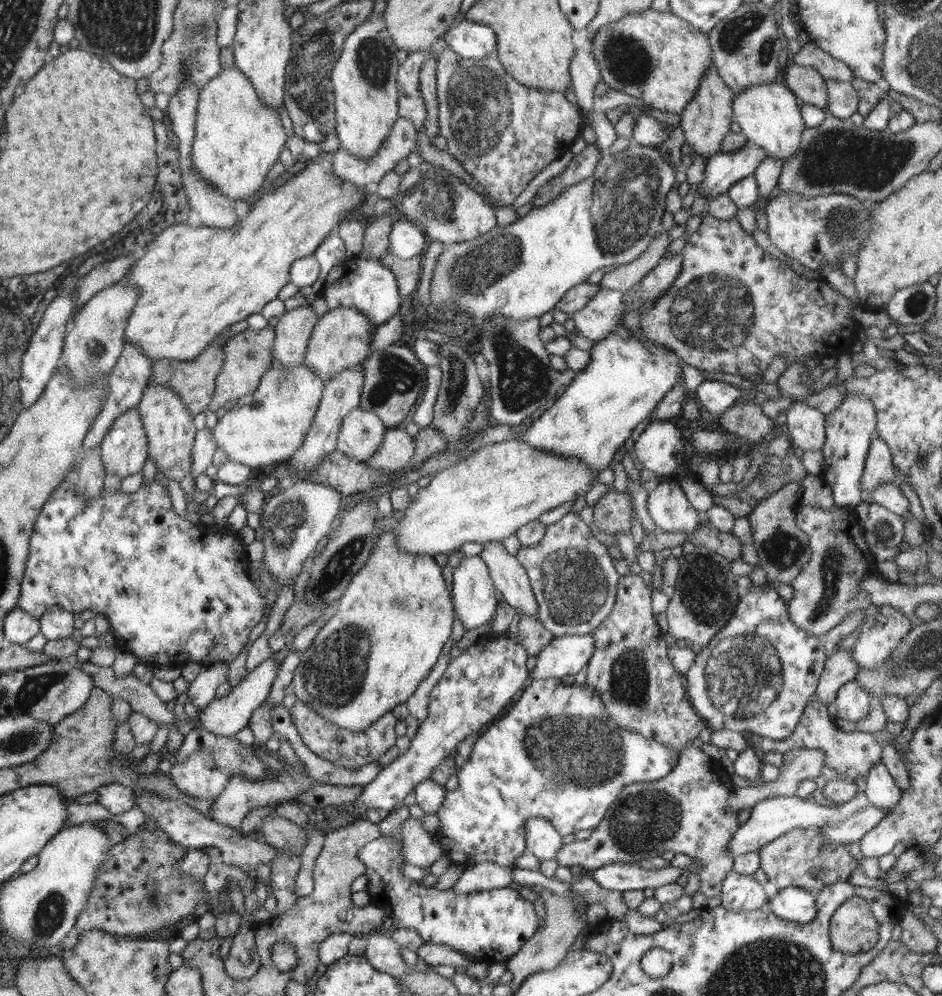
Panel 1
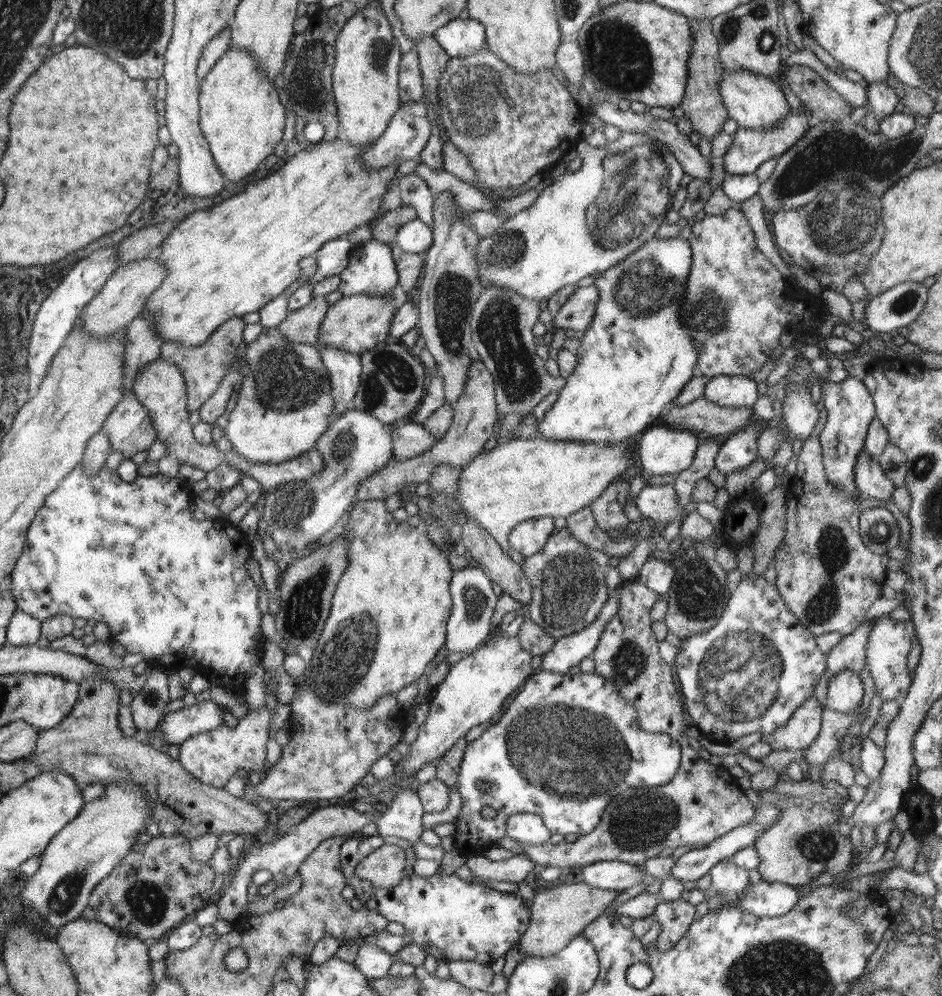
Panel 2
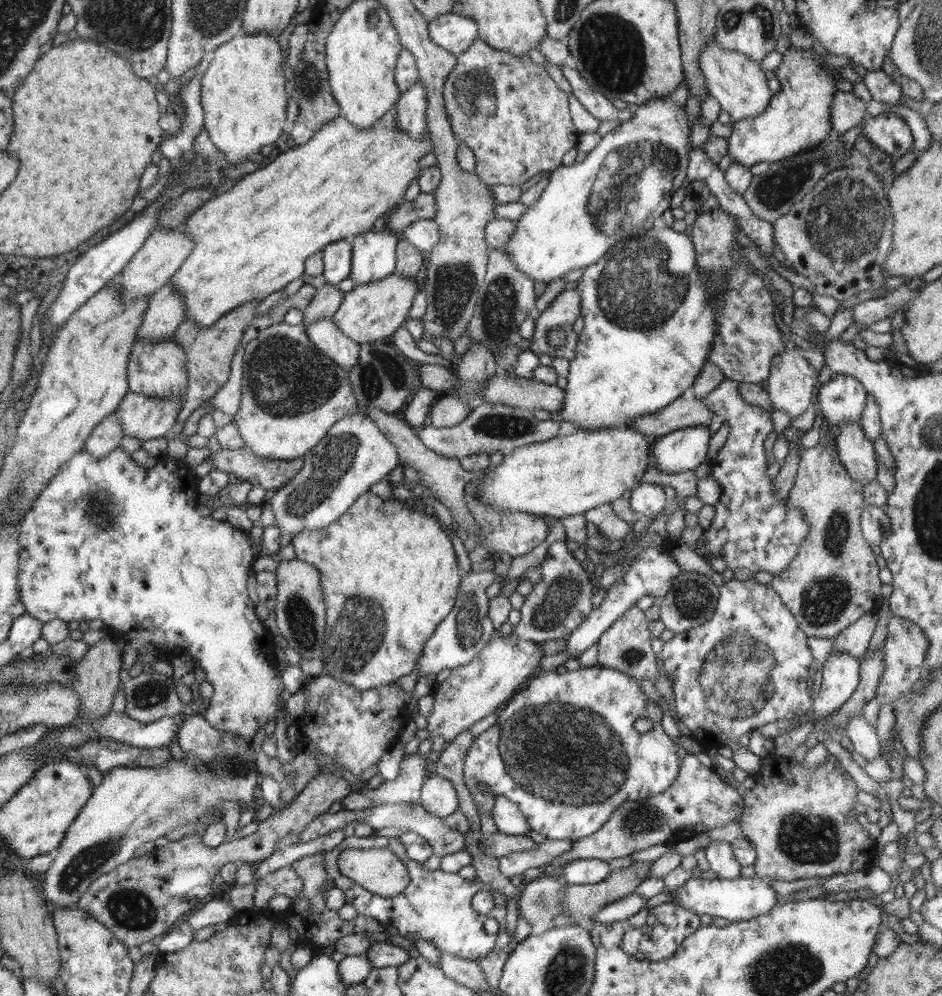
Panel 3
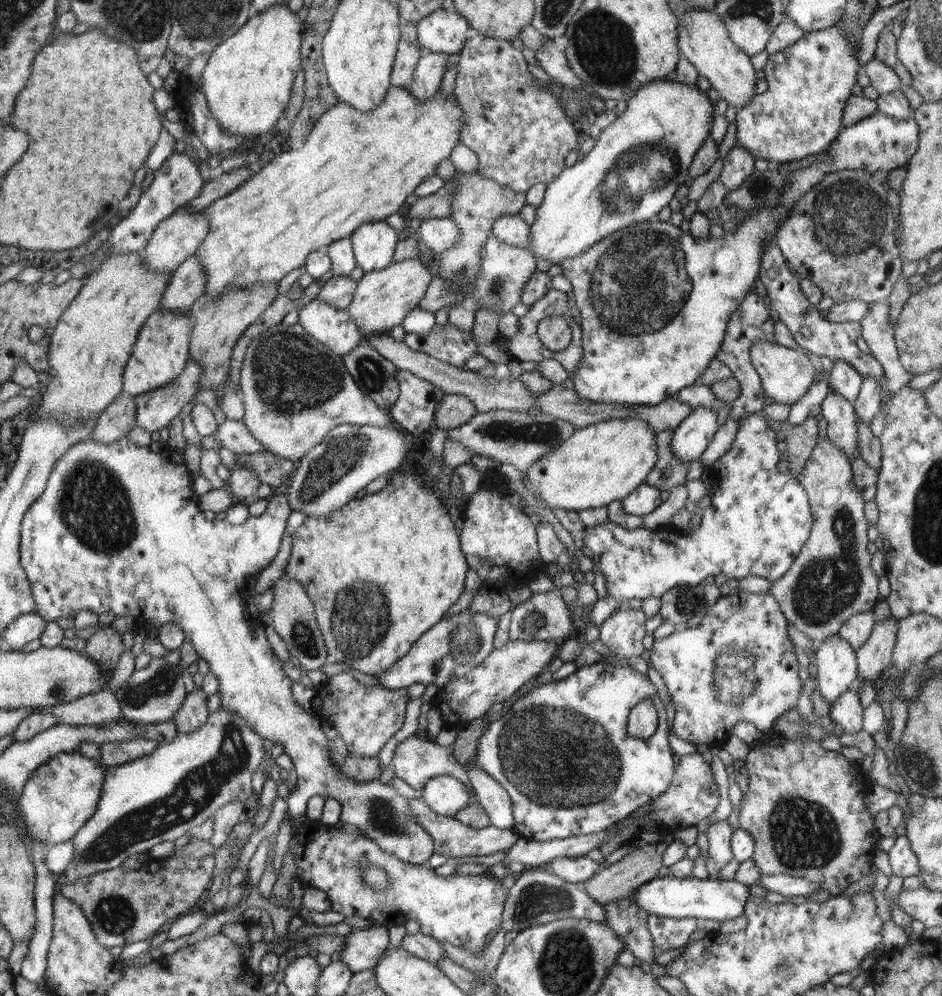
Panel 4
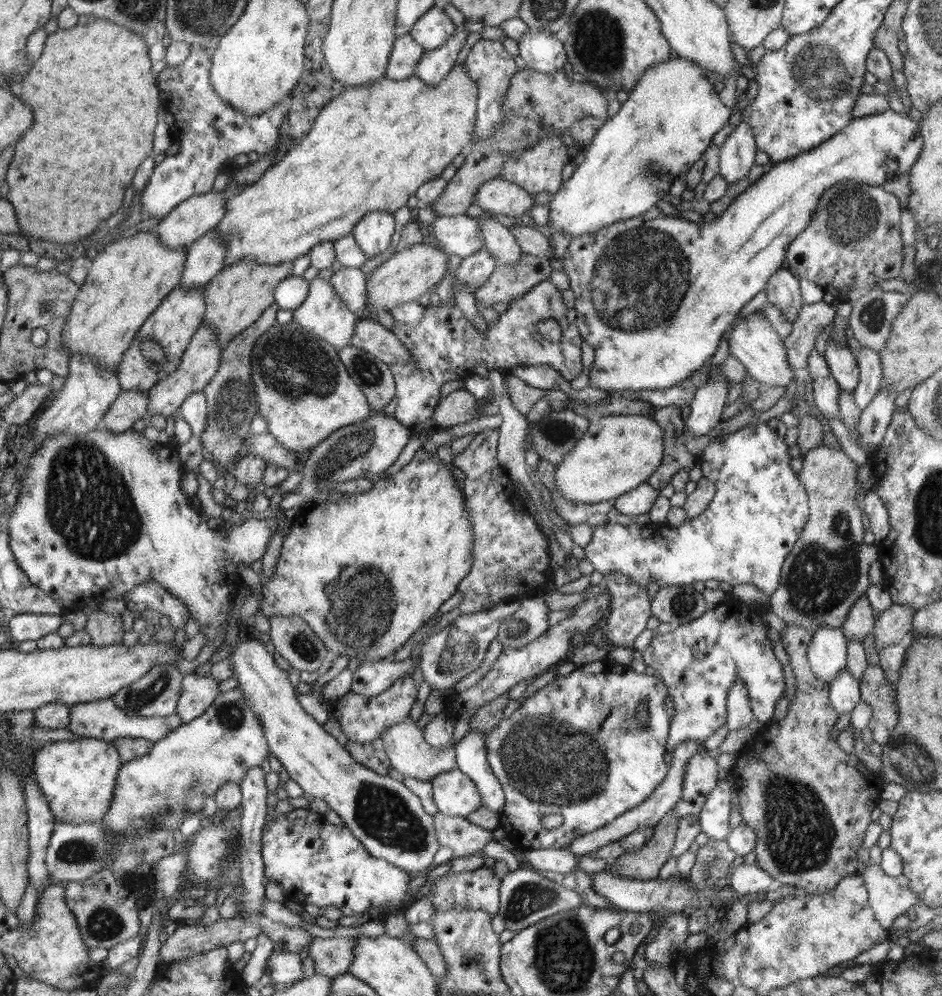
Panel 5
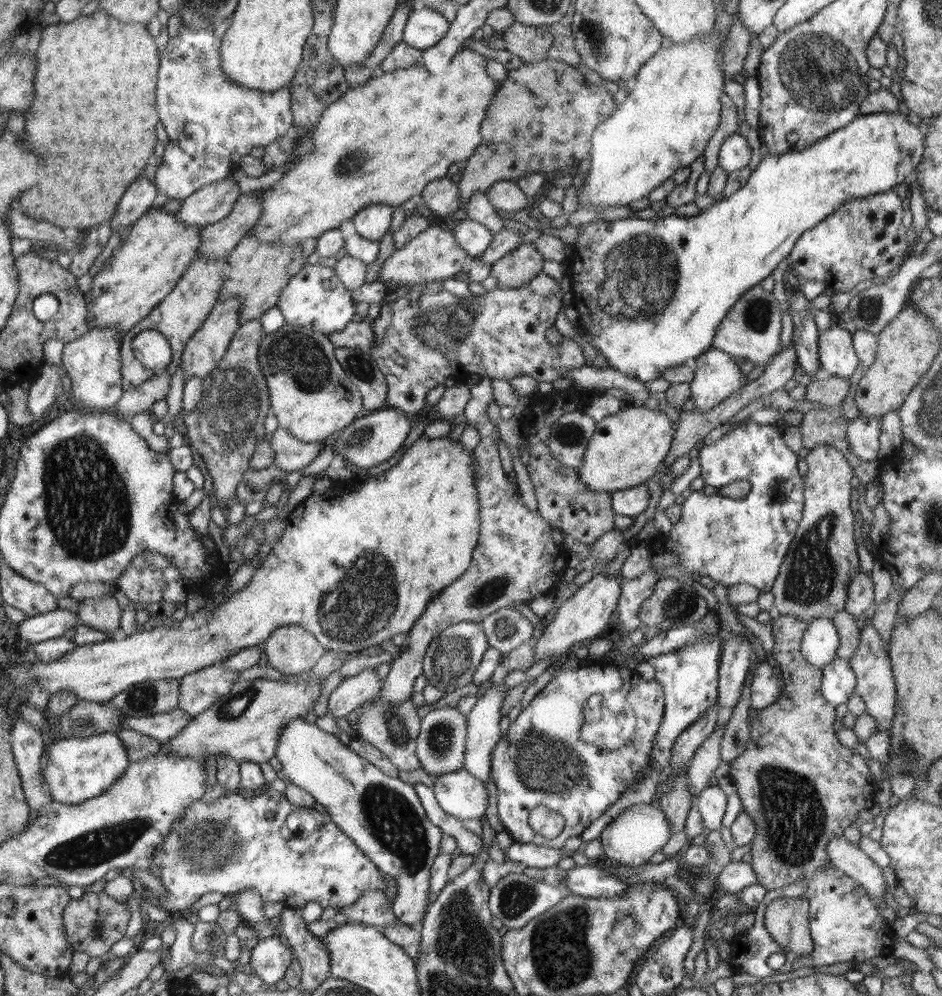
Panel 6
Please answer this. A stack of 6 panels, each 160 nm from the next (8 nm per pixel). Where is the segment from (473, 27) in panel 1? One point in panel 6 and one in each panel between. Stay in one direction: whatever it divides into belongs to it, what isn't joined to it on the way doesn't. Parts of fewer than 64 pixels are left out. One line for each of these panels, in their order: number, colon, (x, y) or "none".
2: (458, 38)
3: (453, 32)
4: (442, 31)
5: (434, 28)
6: (424, 28)

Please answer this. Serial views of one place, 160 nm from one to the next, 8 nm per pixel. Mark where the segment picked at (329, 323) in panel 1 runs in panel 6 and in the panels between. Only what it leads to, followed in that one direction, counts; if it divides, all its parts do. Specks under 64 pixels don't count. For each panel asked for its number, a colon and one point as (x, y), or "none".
2: (356, 324)
3: (371, 312)
4: (382, 299)
5: (405, 276)
6: (434, 255)

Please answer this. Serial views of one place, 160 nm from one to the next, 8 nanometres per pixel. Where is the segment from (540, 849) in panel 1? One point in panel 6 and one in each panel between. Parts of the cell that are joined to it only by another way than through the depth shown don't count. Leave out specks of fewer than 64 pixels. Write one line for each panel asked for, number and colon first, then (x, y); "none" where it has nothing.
2: (526, 828)
3: (509, 819)
4: (494, 799)
5: (471, 760)
6: (483, 733)

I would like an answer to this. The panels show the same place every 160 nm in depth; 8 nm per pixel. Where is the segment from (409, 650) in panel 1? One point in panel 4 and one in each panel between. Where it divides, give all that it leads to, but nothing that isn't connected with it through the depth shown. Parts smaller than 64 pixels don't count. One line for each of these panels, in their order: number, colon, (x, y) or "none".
2: (388, 618)
3: (389, 576)
4: (380, 571)

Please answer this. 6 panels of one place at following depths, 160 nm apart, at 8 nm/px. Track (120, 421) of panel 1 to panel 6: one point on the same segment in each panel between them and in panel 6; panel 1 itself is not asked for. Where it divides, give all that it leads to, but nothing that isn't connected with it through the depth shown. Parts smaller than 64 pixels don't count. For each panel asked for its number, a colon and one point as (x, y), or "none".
2: (130, 428)
3: (144, 417)
4: (155, 409)
5: (200, 362)
6: (209, 344)

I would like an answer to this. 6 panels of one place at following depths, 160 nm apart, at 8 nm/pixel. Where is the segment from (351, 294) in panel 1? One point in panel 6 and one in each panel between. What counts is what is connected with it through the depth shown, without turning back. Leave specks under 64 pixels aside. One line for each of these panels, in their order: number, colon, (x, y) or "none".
2: (371, 271)
3: (373, 253)
4: (374, 243)
5: (373, 232)
6: (372, 222)

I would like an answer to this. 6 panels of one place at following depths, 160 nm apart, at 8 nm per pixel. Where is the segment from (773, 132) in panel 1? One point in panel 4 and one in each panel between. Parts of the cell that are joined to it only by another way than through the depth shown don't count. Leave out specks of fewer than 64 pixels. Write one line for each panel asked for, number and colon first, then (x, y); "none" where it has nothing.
2: (754, 101)
3: (739, 84)
4: (701, 37)

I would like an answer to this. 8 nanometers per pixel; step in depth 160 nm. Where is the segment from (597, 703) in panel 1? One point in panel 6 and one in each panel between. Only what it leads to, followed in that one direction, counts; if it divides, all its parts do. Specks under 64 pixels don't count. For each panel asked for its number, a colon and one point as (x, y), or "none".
2: (567, 744)
3: (564, 750)
4: (562, 752)
5: (544, 757)
6: (541, 761)

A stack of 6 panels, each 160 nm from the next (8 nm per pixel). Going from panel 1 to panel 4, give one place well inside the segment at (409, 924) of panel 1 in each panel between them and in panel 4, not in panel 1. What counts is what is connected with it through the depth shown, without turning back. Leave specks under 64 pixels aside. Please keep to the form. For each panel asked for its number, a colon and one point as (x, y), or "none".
2: (470, 921)
3: (436, 906)
4: (466, 911)

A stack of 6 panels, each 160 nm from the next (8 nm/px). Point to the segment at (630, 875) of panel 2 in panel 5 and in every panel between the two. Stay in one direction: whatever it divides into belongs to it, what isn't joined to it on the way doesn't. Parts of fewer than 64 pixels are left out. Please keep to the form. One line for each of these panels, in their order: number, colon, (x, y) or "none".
3: (582, 871)
4: (578, 870)
5: (554, 860)

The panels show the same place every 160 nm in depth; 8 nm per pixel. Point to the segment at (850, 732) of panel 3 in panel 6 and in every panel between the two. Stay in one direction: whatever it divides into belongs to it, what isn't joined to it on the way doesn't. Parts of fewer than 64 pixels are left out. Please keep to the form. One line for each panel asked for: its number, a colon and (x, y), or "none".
4: (847, 712)
5: (845, 695)
6: (838, 680)

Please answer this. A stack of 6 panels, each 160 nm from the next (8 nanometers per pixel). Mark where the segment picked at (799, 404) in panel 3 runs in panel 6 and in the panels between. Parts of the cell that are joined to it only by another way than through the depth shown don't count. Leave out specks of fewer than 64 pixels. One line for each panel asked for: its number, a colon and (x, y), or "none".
4: (786, 374)
5: (753, 341)
6: (751, 329)

